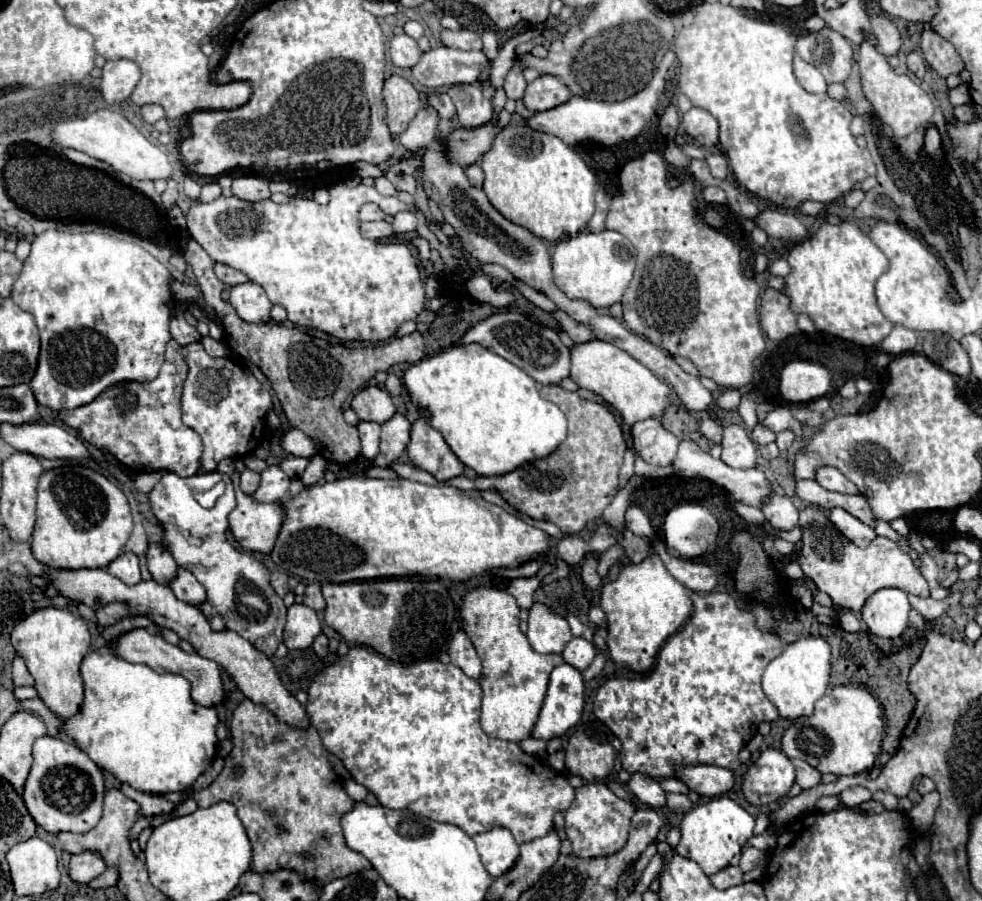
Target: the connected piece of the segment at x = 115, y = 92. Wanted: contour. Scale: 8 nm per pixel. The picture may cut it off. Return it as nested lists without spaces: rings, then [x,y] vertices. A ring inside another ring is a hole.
[[[132,60],[106,62],[102,68],[102,82],[100,82],[104,102],[106,104],[124,102],[132,94],[138,80],[140,80],[140,68]]]

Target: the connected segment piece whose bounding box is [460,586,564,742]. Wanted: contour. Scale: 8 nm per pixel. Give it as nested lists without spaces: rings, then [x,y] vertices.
[[[478,586],[464,596],[462,608],[462,628],[472,640],[480,660],[482,660],[482,730],[500,740],[520,742],[530,738],[534,724],[538,720],[548,678],[554,666],[562,664],[560,654],[536,654],[528,638],[518,628],[520,608],[506,590],[496,590],[490,586]]]

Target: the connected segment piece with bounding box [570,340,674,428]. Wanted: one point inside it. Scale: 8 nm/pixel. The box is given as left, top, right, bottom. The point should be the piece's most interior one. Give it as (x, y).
(626, 385)

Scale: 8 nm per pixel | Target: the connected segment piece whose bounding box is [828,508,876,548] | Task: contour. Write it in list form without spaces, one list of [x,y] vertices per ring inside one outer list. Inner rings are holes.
[[[832,508],[828,520],[830,520],[848,540],[852,540],[852,542],[854,542],[856,546],[860,546],[860,548],[868,546],[868,544],[876,538],[876,532],[874,532],[872,526],[860,522],[858,518],[854,518],[852,514],[848,514],[848,512],[842,510],[842,508]]]

